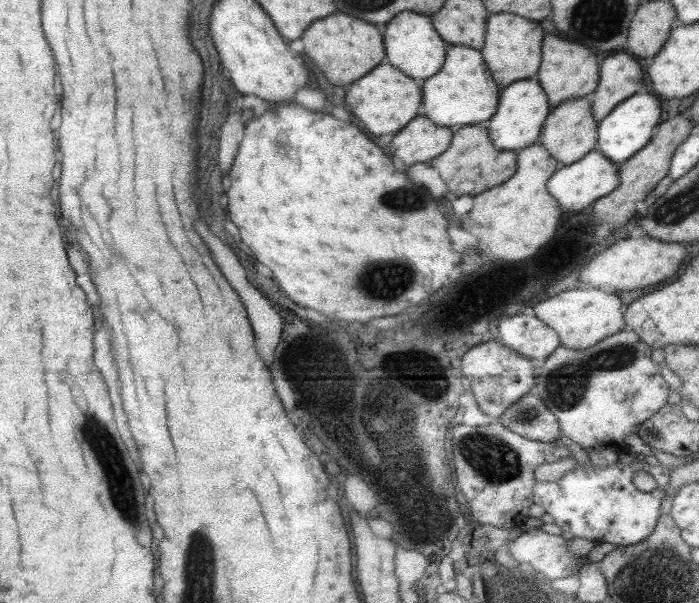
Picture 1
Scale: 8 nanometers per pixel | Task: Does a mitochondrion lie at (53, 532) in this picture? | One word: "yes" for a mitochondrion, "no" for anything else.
no

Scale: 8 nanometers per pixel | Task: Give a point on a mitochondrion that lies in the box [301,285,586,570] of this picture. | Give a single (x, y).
(494, 460)

